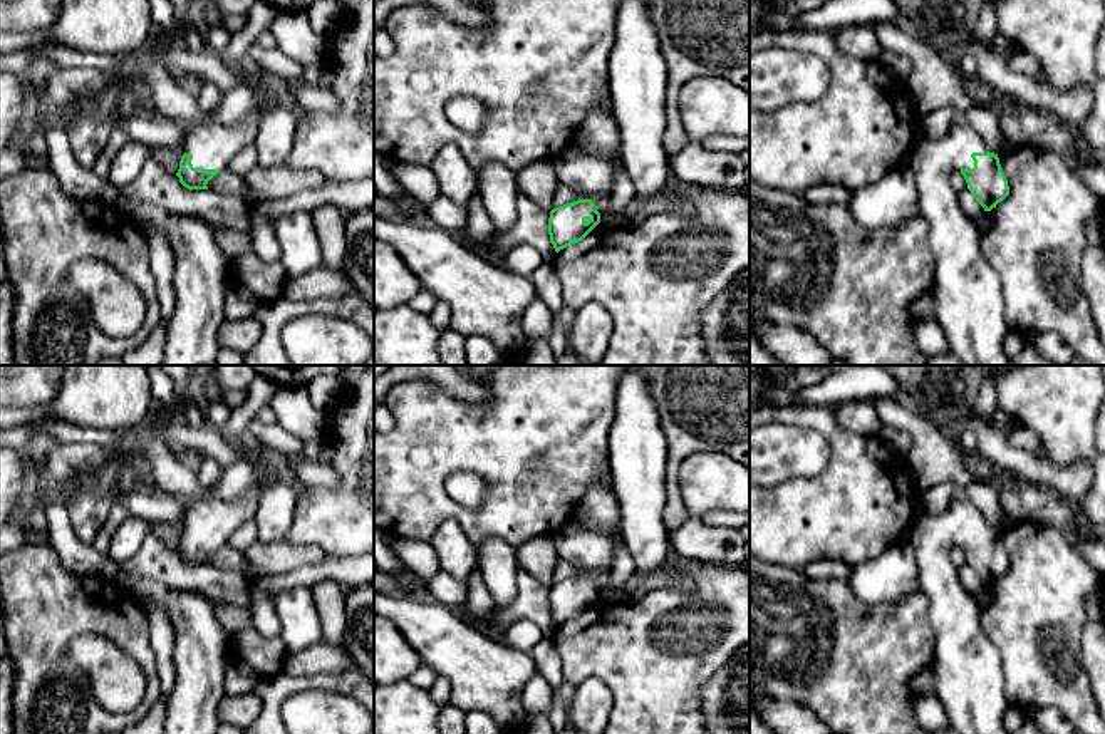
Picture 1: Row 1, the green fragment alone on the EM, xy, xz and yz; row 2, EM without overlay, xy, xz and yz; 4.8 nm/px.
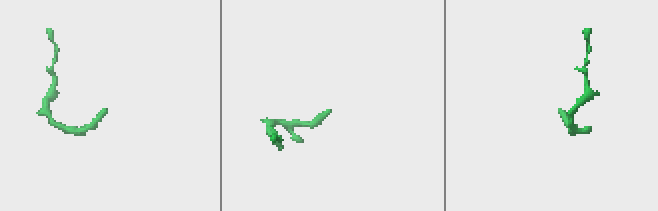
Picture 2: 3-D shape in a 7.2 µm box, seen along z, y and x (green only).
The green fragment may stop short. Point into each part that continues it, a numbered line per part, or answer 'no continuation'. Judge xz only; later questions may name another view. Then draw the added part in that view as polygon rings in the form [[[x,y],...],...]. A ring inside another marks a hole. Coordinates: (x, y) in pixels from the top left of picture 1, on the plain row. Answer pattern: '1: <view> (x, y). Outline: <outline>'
1: xz (587, 550). Outline: [[[567,525],[552,538],[558,558],[572,563],[580,575],[612,568],[615,543],[609,535]]]

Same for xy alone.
1: xy (213, 520). Outline: [[[257,478],[255,486],[236,499],[221,499],[210,493],[205,498],[189,501],[184,528],[193,531],[193,543],[226,545],[245,521],[253,519],[265,483]]]

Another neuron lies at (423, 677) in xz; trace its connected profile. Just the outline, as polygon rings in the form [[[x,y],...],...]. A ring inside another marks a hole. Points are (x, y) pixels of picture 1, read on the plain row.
[[[421,665],[412,675],[409,675],[407,682],[418,689],[429,690],[436,682],[438,674],[428,665]]]

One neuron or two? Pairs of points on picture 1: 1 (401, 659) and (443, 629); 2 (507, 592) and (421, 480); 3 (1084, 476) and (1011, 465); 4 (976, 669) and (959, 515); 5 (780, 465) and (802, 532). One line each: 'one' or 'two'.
1: two
2: two
3: one
4: one
5: two

